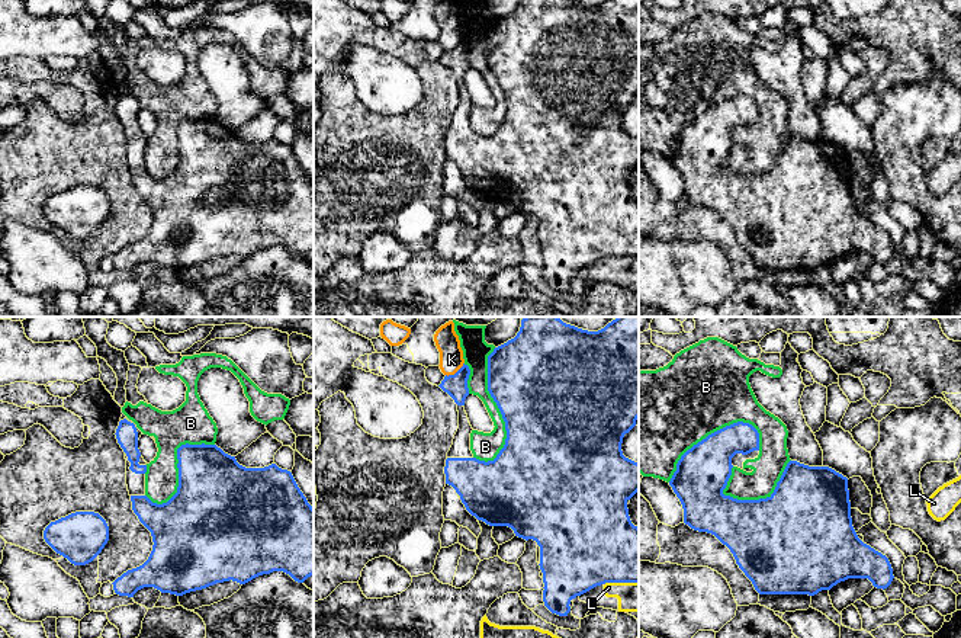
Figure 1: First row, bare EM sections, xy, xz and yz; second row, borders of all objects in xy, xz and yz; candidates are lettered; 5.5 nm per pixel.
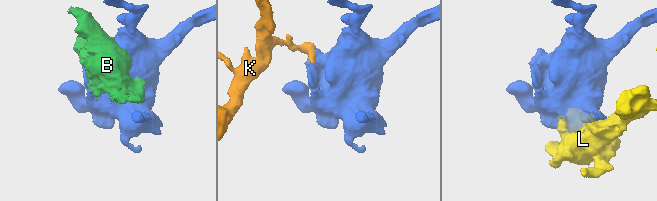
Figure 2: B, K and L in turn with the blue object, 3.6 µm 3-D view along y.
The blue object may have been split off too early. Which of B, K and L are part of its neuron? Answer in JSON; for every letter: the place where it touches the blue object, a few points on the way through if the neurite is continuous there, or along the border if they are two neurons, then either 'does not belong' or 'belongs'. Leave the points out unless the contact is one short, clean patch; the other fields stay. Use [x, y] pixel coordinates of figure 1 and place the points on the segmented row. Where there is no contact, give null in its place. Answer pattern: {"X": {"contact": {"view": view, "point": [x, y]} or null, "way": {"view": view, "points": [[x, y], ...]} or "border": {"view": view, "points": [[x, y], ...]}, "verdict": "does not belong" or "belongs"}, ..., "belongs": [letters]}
{"B": {"contact": {"view": "xz", "point": [498, 407]}, "verdict": "does not belong"}, "K": {"contact": {"view": "xz", "point": [456, 372]}, "verdict": "does not belong"}, "L": {"contact": {"view": "xz", "point": [620, 582]}, "verdict": "does not belong"}, "belongs": []}

